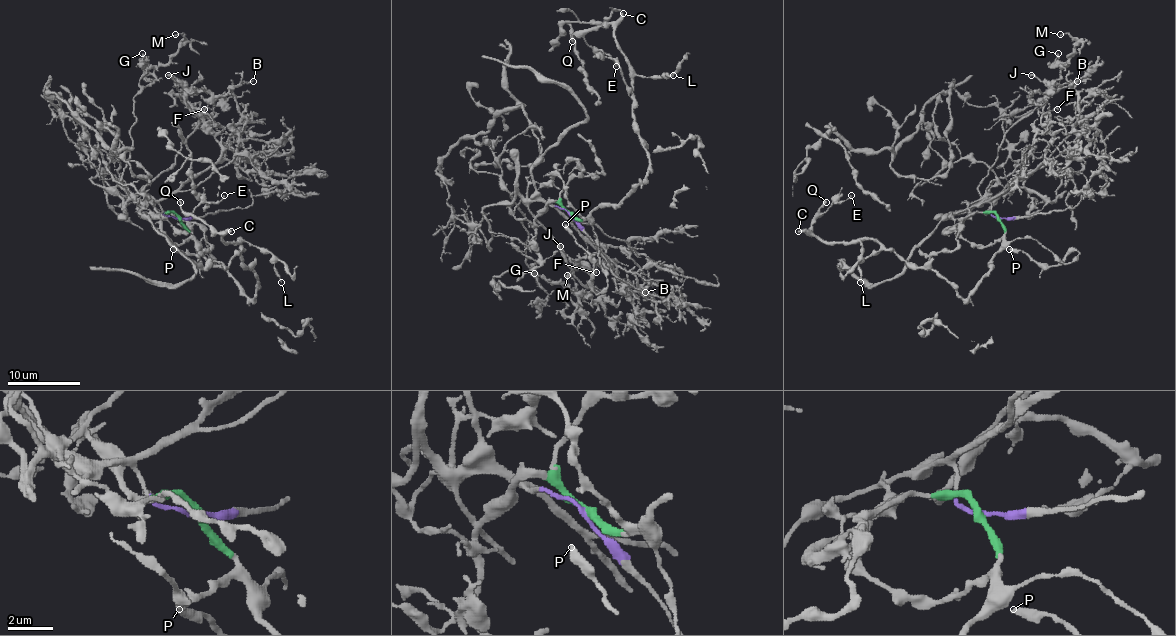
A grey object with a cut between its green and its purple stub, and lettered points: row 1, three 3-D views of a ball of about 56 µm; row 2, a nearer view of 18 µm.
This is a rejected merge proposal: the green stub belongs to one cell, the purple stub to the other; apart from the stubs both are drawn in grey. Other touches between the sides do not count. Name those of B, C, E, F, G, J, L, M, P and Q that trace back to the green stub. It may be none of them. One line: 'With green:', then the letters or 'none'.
With green: C, E, L, P, Q

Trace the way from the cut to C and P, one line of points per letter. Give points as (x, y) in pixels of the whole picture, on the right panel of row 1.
C: (998, 217), (1002, 246), (991, 270), (964, 299), (931, 270), (906, 263), (872, 239), (828, 241), (797, 230)
P: (998, 217), (1011, 241), (1032, 237), (1063, 263), (1078, 255), (1076, 250), (1041, 266), (1009, 248)

